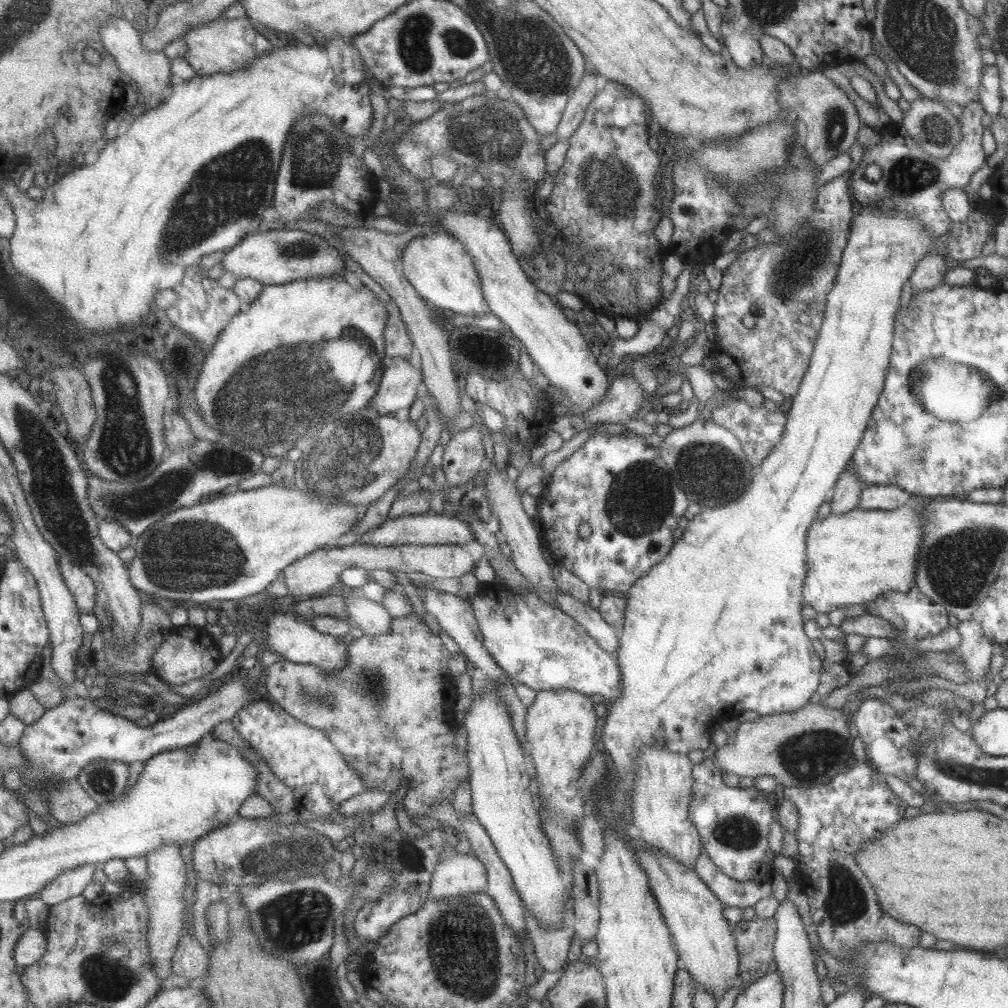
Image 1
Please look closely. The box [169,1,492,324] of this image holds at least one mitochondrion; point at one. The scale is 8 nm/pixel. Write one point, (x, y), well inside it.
(420, 35)

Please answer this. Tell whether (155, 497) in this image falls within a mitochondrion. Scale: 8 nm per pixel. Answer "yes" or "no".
yes

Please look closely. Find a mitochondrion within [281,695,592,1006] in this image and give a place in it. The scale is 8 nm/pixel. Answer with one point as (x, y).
(460, 955)

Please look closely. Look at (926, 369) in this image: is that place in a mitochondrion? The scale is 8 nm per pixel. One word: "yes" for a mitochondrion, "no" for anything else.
yes

